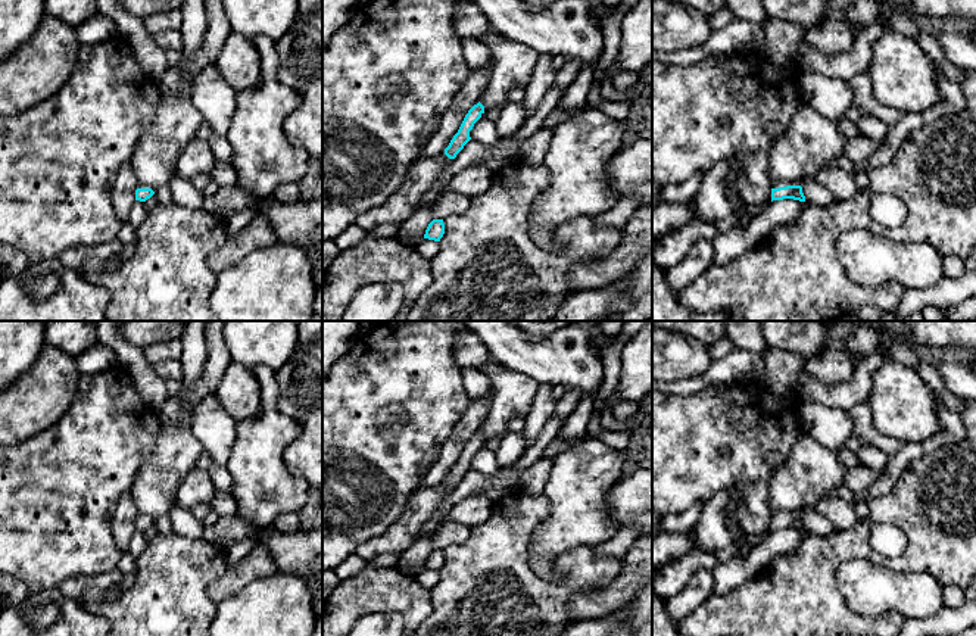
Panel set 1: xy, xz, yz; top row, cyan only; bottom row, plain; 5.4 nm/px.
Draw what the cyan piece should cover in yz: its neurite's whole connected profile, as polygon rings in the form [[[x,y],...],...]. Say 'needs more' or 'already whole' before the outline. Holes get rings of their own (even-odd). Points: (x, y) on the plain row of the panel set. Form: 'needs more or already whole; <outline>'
needs more; [[[779,511],[774,512],[771,518],[771,531],[793,529],[799,531],[805,531],[805,526],[802,523],[801,511]]]

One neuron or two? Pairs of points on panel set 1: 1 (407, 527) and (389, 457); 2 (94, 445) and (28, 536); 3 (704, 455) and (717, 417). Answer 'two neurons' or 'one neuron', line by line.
1: two neurons
2: one neuron
3: one neuron

